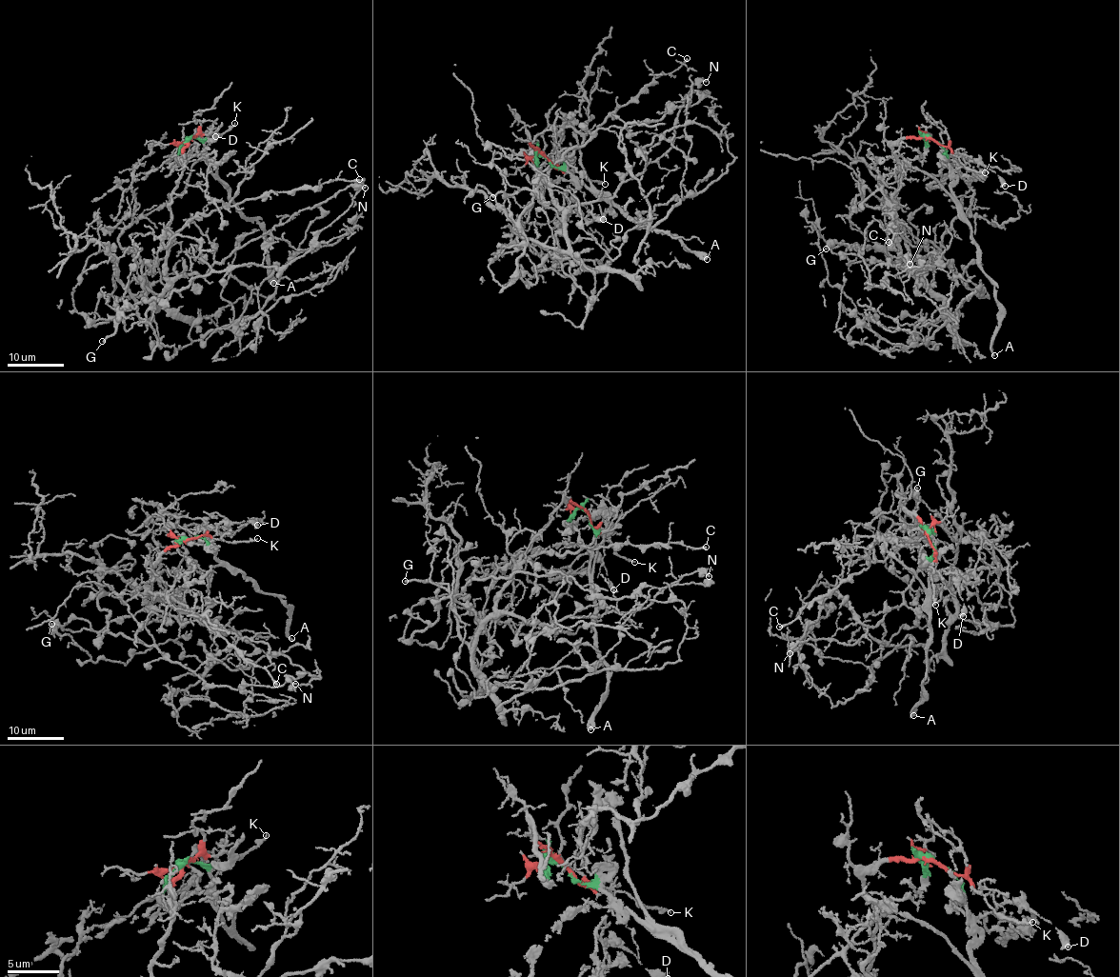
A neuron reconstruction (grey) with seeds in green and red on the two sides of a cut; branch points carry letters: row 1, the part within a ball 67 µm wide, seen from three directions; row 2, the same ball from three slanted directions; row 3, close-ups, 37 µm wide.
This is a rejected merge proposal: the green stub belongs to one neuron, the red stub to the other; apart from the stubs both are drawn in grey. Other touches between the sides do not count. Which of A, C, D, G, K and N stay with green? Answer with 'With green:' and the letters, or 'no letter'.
With green: A, D

